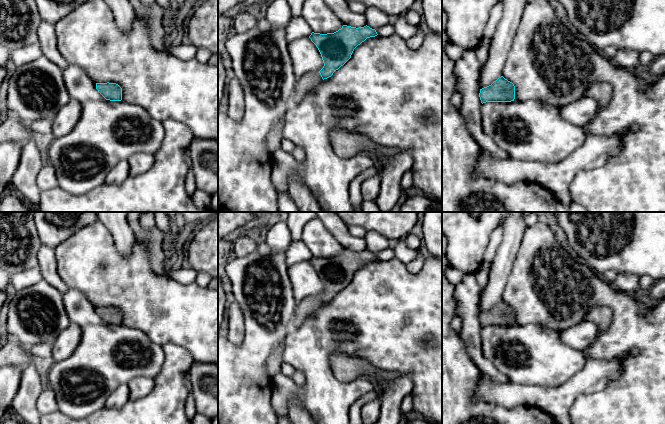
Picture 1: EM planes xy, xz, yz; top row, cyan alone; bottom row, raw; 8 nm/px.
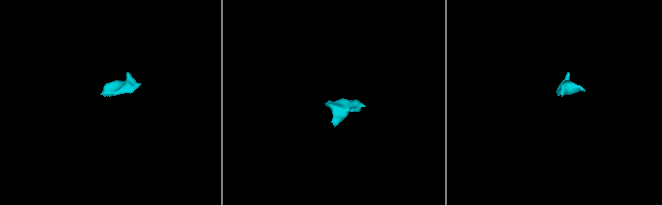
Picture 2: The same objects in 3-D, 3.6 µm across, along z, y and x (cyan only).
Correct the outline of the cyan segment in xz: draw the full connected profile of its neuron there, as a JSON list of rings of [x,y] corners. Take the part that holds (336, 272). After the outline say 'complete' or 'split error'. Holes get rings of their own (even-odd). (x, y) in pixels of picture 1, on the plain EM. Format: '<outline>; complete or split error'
[[[343,249],[338,255],[327,258],[312,256],[309,262],[318,272],[324,290],[320,295],[306,297],[298,304],[294,314],[293,328],[301,326],[307,317],[324,303],[331,301],[351,282],[358,269],[367,262],[377,259],[376,254],[367,249],[359,252]]]; split error

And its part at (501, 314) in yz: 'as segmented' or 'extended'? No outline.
as segmented

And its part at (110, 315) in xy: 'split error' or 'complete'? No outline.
complete

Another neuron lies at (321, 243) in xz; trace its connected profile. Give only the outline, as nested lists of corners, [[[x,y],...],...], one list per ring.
[[[313,218],[304,225],[302,241],[314,257],[334,257],[344,249],[318,218]]]

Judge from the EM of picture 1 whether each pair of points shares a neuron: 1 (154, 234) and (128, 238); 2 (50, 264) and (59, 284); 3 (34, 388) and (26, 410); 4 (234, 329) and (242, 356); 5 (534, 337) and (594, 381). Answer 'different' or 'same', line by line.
1: different
2: same
3: same
4: different
5: different

